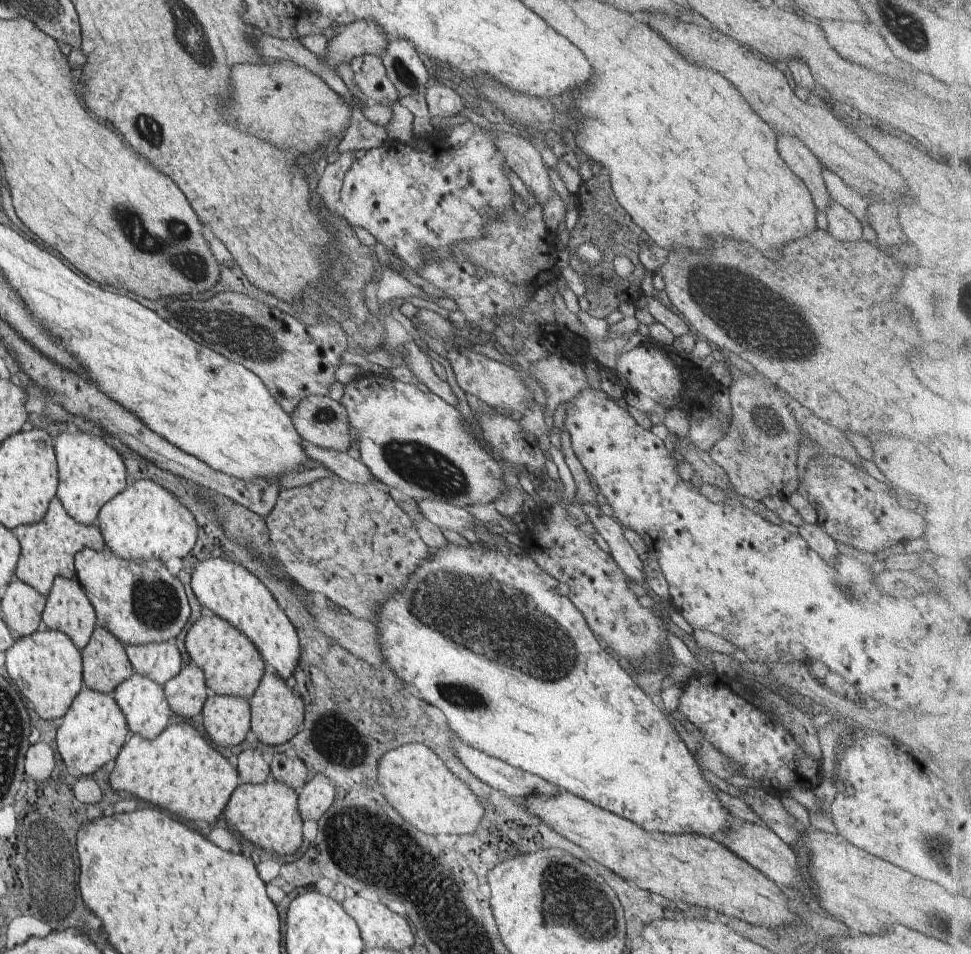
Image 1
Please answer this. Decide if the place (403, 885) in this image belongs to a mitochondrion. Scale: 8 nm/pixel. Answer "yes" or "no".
yes

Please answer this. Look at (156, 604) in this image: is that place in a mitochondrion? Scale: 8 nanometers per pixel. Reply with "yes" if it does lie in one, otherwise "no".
yes

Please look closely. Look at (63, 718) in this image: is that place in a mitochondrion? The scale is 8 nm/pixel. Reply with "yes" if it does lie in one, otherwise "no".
no

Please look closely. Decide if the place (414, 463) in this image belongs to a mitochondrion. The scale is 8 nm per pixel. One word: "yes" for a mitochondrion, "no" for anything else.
yes

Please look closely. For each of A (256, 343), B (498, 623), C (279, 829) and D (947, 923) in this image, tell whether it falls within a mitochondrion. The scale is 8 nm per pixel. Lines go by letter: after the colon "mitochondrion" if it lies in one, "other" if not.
A: mitochondrion
B: mitochondrion
C: other
D: mitochondrion

